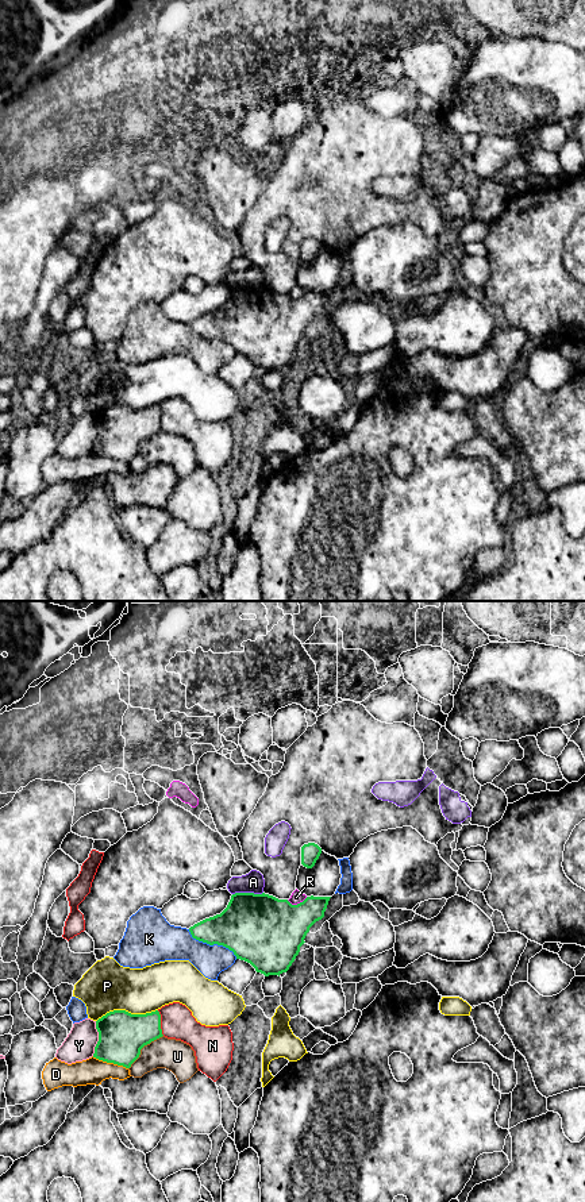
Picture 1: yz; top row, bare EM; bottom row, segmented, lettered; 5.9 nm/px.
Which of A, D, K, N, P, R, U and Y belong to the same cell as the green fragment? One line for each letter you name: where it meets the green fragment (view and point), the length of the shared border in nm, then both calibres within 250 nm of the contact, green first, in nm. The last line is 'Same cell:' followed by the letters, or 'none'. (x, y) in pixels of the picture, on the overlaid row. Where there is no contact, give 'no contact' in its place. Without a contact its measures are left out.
Same cell: none

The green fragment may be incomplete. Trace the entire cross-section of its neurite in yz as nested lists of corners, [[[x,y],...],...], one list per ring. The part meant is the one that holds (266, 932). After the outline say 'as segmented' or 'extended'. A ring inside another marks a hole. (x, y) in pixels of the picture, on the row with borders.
[[[235,893],[220,914],[189,932],[199,941],[228,948],[265,976],[280,976],[295,962],[309,928],[324,917],[330,898],[311,895],[292,905],[265,893]]] | as segmented

